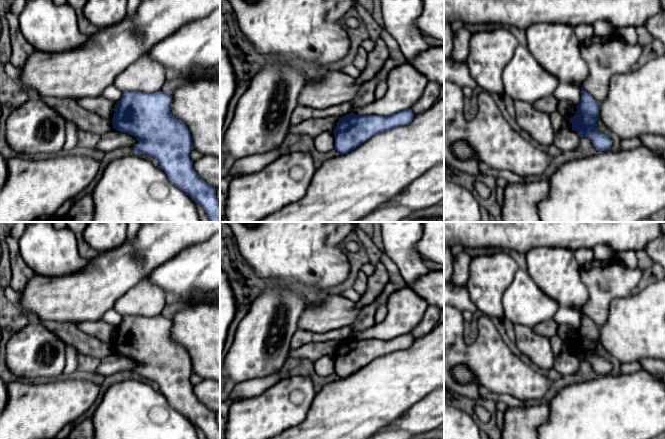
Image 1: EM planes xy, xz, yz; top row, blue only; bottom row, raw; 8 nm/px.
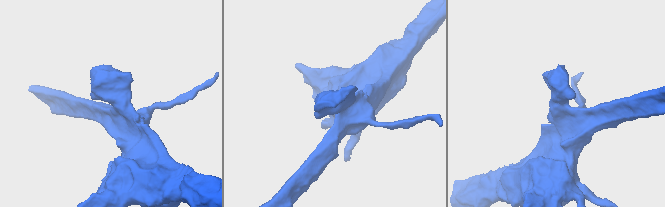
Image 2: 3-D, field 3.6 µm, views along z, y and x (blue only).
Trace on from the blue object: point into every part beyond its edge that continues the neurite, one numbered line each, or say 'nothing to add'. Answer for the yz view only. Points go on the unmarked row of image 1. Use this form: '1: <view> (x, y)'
nothing to add

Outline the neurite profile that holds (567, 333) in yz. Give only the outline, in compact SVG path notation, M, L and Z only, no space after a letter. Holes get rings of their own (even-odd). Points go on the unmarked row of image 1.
M560 325L558 327L557 335L564 343L568 344L576 338L577 331L569 325Z

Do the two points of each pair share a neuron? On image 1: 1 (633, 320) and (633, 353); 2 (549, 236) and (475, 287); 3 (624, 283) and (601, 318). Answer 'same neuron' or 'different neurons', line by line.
1: same neuron
2: different neurons
3: same neuron

